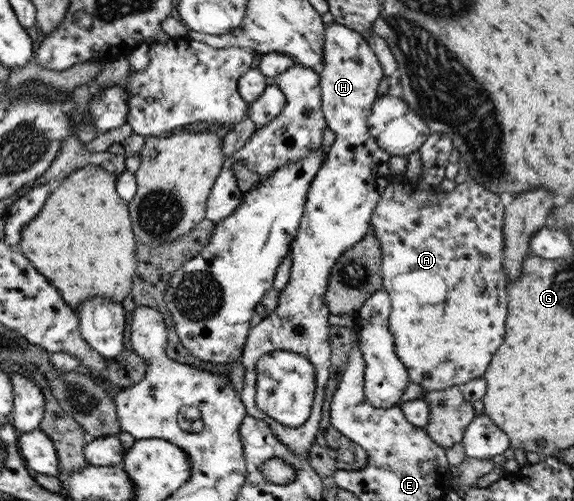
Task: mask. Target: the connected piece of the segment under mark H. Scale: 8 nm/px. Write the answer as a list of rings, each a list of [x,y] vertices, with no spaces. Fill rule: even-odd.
[[[334,22],[325,26],[321,60],[322,111],[336,136],[335,141],[306,196],[305,210],[291,245],[292,267],[287,286],[280,292],[277,308],[250,328],[240,358],[245,369],[245,387],[240,398],[248,416],[263,422],[268,422],[269,416],[259,410],[255,402],[258,360],[275,350],[288,350],[304,356],[314,366],[316,389],[310,417],[298,427],[270,426],[291,454],[301,458],[308,458],[318,436],[326,384],[331,374],[330,325],[327,321],[330,310],[324,302],[329,275],[344,250],[357,244],[372,228],[375,207],[394,179],[389,168],[392,155],[375,142],[367,126],[367,117],[377,101],[377,88],[384,76],[377,56],[359,32]]]

